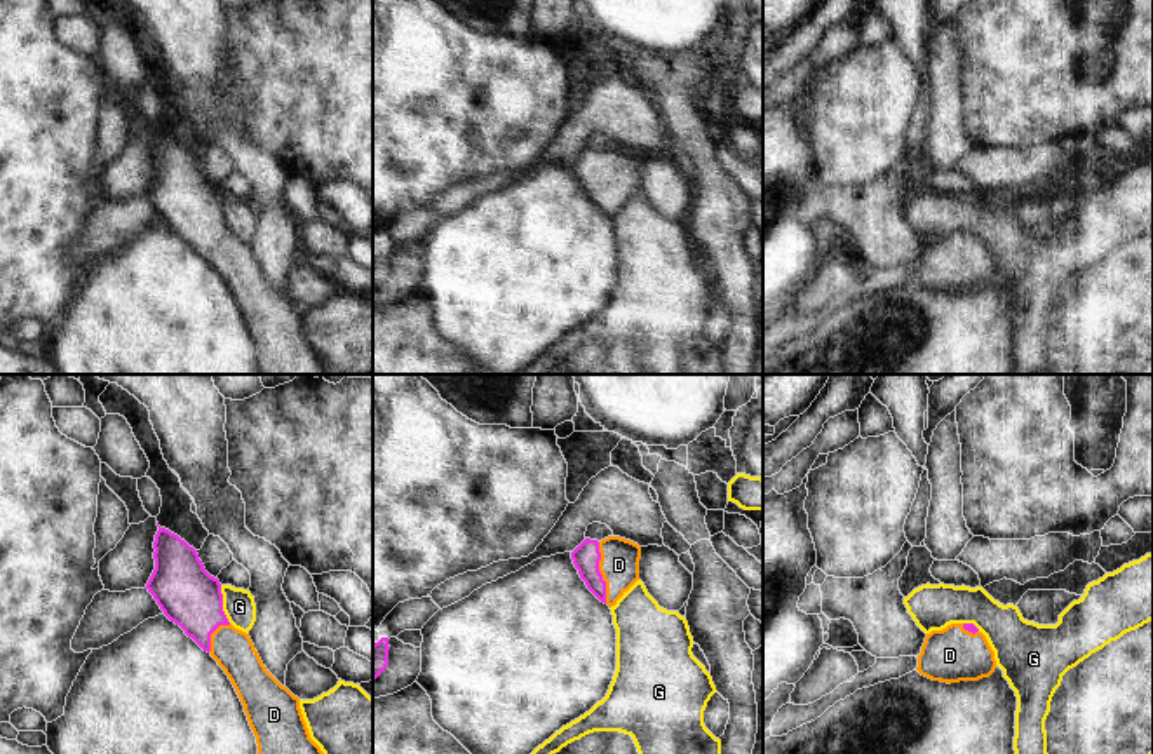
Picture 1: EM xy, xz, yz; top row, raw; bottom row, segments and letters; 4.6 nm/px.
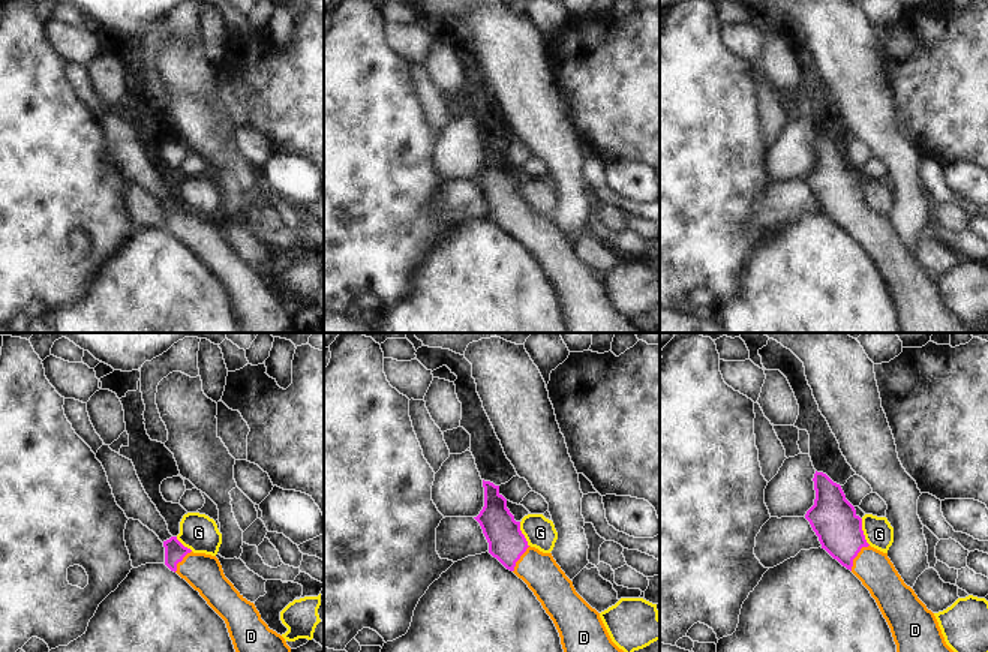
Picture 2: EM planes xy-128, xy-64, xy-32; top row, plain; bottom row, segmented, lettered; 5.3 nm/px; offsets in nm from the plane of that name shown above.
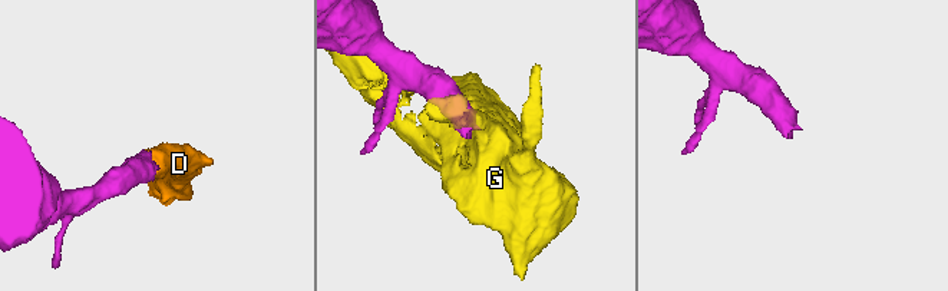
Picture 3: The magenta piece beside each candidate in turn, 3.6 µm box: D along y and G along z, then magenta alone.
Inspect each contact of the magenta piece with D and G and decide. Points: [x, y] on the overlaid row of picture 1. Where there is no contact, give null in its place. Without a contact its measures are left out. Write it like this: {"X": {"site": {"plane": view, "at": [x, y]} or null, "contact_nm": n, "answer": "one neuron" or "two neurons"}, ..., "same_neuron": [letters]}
{"D": {"site": {"plane": "xz", "at": [600, 573]}, "contact_nm": 300, "answer": "one neuron"}, "G": {"site": {"plane": "xy", "at": [222, 605]}, "contact_nm": 180, "answer": "two neurons"}, "same_neuron": ["D"]}

